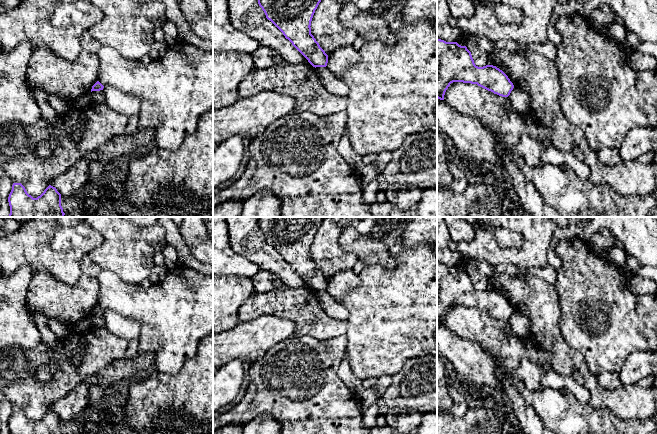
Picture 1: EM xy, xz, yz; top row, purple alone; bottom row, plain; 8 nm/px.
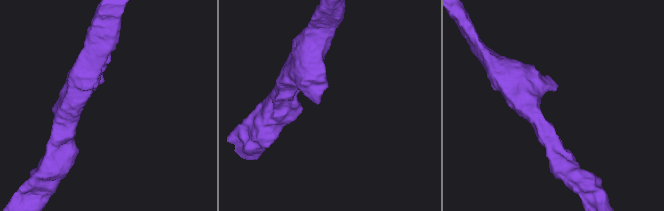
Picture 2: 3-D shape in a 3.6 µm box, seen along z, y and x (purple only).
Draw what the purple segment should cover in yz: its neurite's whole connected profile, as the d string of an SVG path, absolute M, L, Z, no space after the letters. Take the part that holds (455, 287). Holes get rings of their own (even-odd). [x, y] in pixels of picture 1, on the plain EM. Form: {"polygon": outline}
{"polygon": "M437 262L437 322L444 324L448 311L453 306L477 308L478 310L502 321L508 321L514 312L508 300L493 289L478 291L466 270L457 266L446 266Z"}

